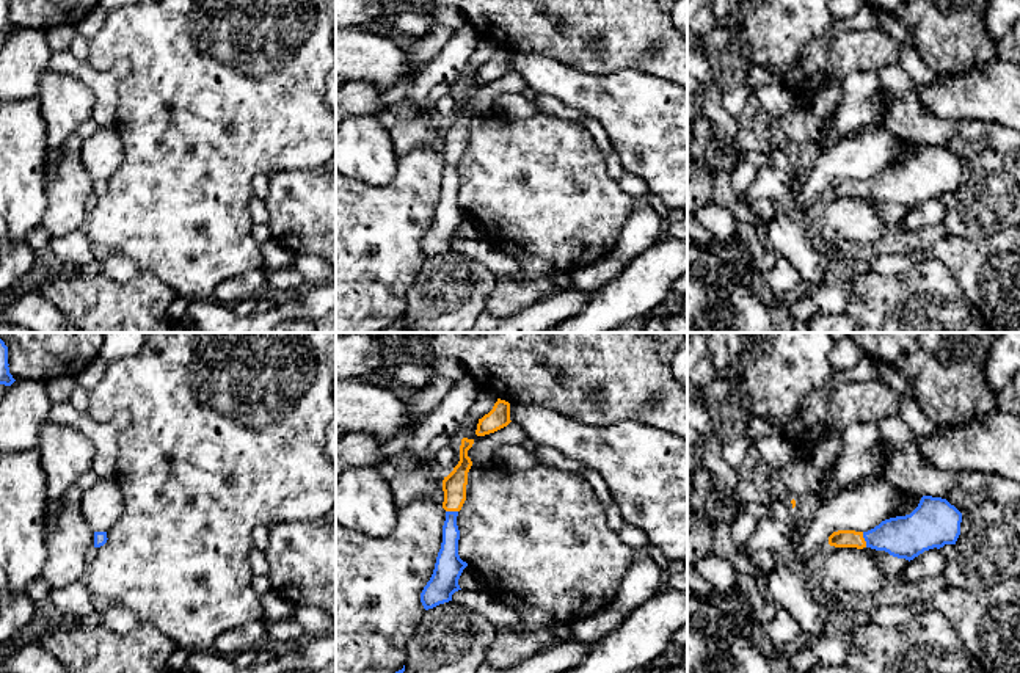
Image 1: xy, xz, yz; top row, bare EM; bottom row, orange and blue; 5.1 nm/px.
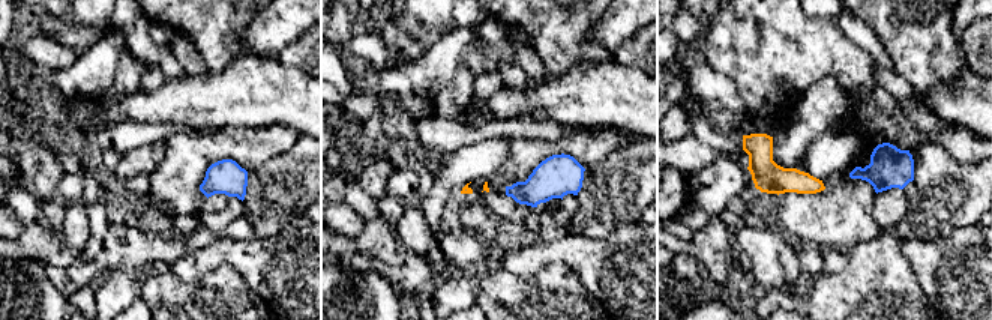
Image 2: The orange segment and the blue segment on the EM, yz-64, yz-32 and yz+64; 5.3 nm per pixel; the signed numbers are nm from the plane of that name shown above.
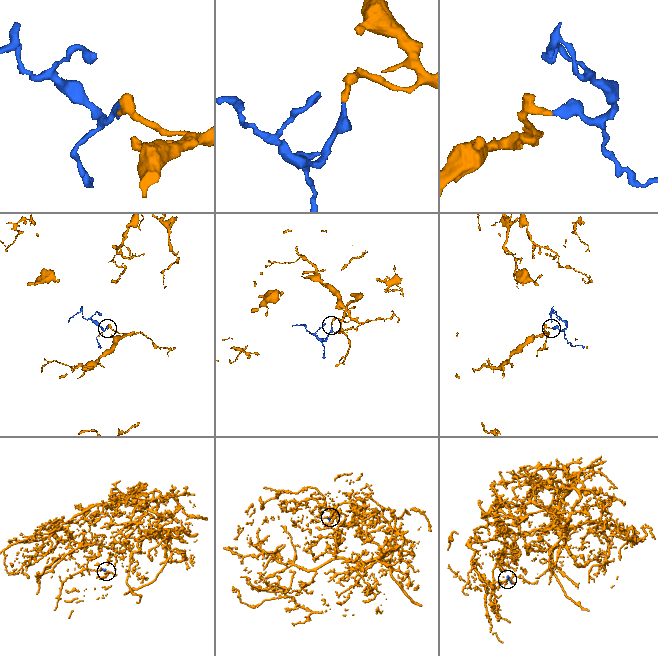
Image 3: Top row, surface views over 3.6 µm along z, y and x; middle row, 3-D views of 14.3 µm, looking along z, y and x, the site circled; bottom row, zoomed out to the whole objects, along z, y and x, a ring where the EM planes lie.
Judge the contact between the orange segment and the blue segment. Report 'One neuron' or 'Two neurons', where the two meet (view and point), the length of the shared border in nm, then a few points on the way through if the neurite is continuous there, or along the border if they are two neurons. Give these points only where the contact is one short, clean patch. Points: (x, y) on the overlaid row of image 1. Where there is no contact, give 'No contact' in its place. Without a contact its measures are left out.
One neuron. Touches orange at yz (863, 540). Shared border 80 nm. Path across: yz (843, 538), (863, 540), (906, 537)

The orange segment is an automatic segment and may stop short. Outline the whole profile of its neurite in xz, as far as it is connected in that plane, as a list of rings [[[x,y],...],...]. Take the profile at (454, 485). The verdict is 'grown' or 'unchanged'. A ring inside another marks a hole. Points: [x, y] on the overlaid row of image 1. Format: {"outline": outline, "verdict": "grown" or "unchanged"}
{"outline": [[[461,439],[460,461],[443,480],[443,508],[446,510],[446,521],[433,574],[421,593],[421,602],[425,610],[452,601],[452,595],[461,590],[458,579],[468,563],[458,555],[460,530],[457,526],[457,516],[466,500],[468,472],[472,466],[468,450],[472,444],[474,439]]], "verdict": "grown"}

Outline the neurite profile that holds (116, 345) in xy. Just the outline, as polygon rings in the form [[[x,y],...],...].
[[[105,333],[105,342],[99,351],[99,356],[105,362],[111,362],[119,358],[137,355],[148,333]]]

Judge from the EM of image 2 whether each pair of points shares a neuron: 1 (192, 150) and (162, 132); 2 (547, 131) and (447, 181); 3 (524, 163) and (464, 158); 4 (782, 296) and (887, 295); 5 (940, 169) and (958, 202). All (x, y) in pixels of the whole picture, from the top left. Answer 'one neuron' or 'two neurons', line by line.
1: two neurons
2: two neurons
3: two neurons
4: one neuron
5: one neuron

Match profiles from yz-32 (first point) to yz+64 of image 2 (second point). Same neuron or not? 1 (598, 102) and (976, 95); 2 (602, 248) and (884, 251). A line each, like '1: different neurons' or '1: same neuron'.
1: same neuron
2: different neurons

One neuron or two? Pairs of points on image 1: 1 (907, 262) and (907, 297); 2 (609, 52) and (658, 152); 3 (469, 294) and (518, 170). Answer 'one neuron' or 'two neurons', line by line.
1: two neurons
2: two neurons
3: two neurons

